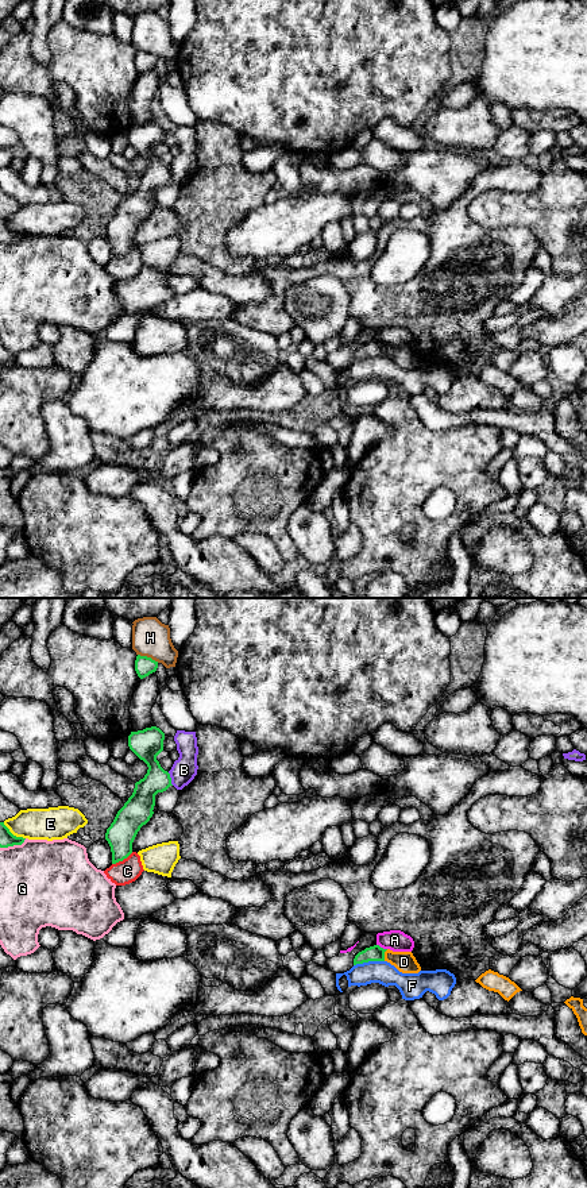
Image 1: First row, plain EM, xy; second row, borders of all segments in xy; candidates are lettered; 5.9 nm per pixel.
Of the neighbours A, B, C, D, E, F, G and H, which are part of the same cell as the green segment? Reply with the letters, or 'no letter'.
no letter

